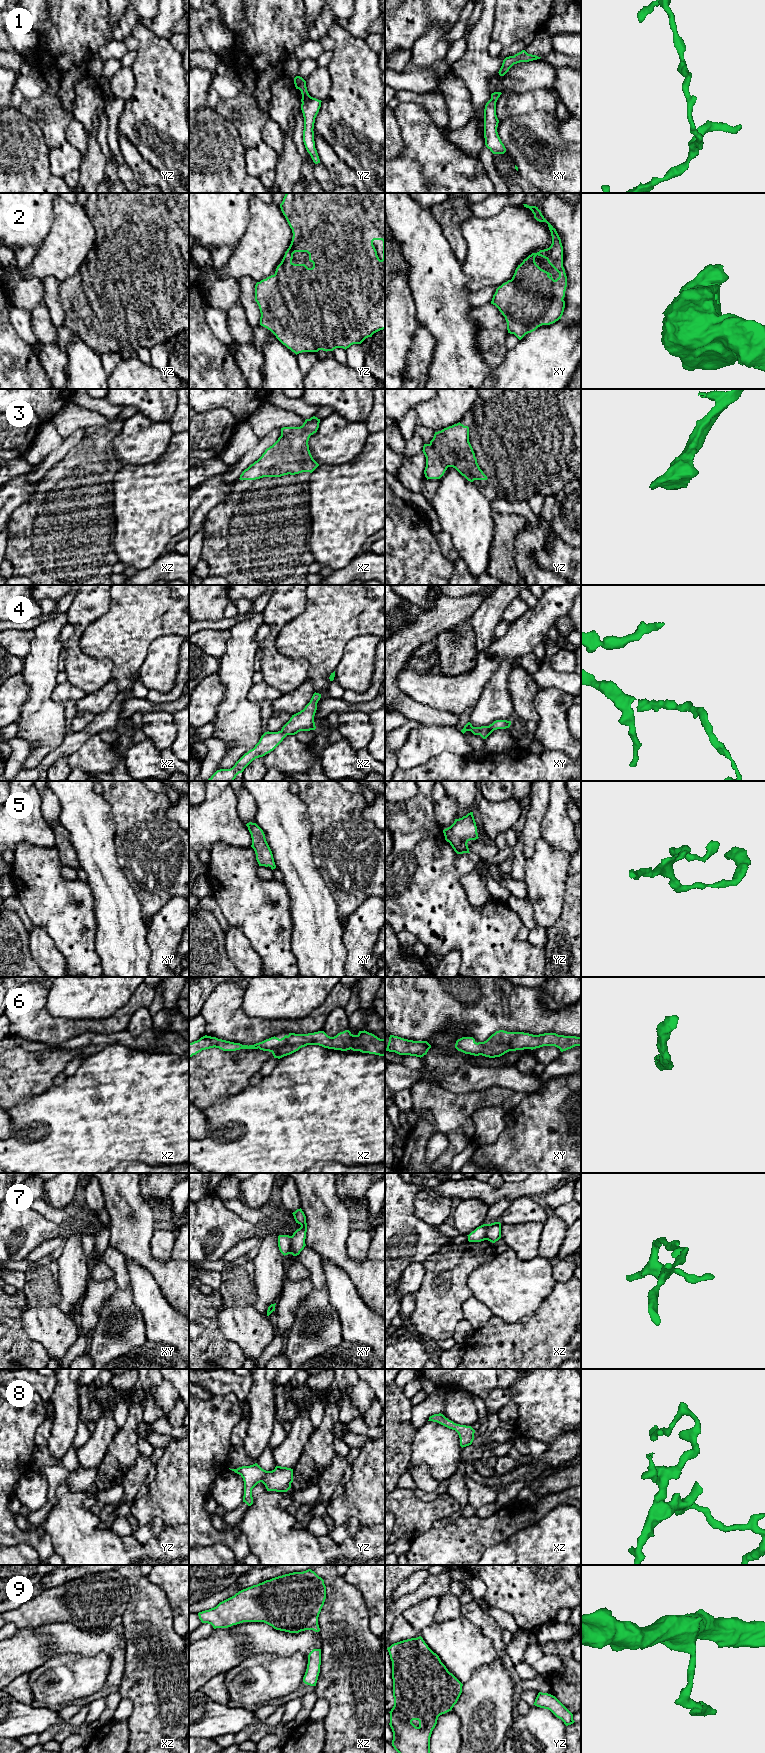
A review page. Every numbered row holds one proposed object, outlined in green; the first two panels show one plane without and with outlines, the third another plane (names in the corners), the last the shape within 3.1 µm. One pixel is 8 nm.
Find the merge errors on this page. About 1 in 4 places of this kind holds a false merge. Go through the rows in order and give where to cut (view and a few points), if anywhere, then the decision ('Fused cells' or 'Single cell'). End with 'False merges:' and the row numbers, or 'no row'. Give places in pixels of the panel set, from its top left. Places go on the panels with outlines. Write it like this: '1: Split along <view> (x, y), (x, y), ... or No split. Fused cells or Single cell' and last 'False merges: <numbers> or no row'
1: Split along yz (311, 97), (302, 103). Fused cells
2: No split. Single cell
3: No split. Single cell
4: No split. Single cell
5: No split. Single cell
6: No split. Single cell
7: Split along xy (291, 1236), (289, 1253). Fused cells
8: No split. Single cell
9: No split. Single cell
False merges: 1, 7

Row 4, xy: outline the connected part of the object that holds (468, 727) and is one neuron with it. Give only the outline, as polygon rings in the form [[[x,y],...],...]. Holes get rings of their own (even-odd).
[[[496,720],[489,726],[473,727],[470,722],[468,722],[461,732],[464,734],[466,731],[471,731],[474,735],[480,735],[483,739],[486,739],[494,730],[506,729],[511,725],[511,721],[507,720]]]

